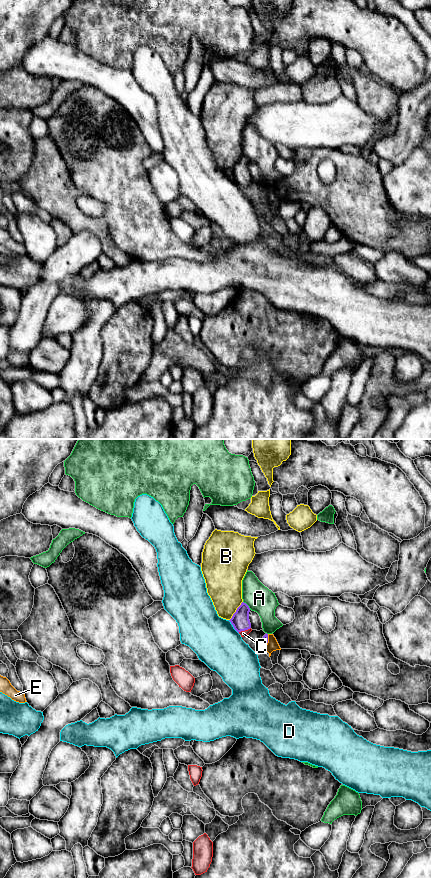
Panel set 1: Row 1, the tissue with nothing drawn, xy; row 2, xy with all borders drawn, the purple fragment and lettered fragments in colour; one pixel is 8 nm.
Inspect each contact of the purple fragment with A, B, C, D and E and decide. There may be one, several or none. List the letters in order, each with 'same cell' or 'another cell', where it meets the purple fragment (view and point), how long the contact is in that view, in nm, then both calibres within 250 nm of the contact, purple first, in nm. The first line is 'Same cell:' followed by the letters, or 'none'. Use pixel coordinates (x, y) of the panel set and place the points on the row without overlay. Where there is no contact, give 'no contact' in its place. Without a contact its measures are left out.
Same cell: C
A: another cell; contact xy (247, 157); length 90 nm; calibres 140 and 220 nm
B: another cell; contact xy (236, 163); length 190 nm; calibres 140 and 280 nm
C: same cell; contact xy (244, 182); length 110 nm; calibres 140 and 50 nm
D: another cell; contact xy (233, 178); length 140 nm; calibres 140 and 360 nm
E: another cell; contact xy (267, 193); length 120 nm; calibres 50 and 90 nm

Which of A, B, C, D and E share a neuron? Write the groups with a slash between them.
A / B / C / D / E

